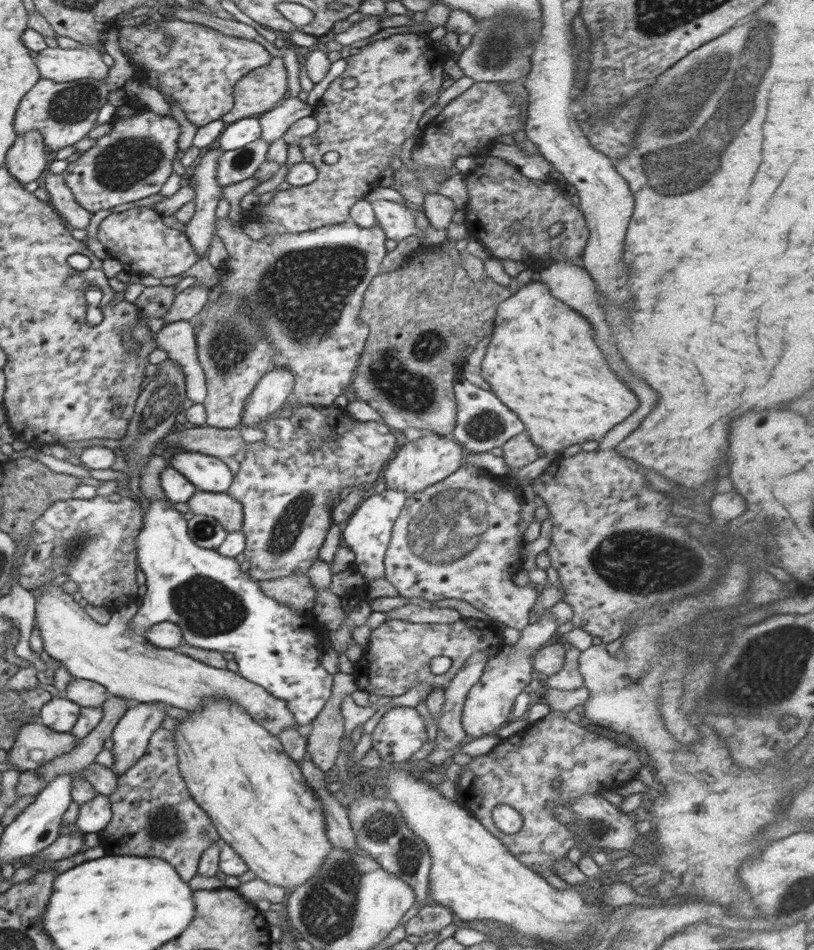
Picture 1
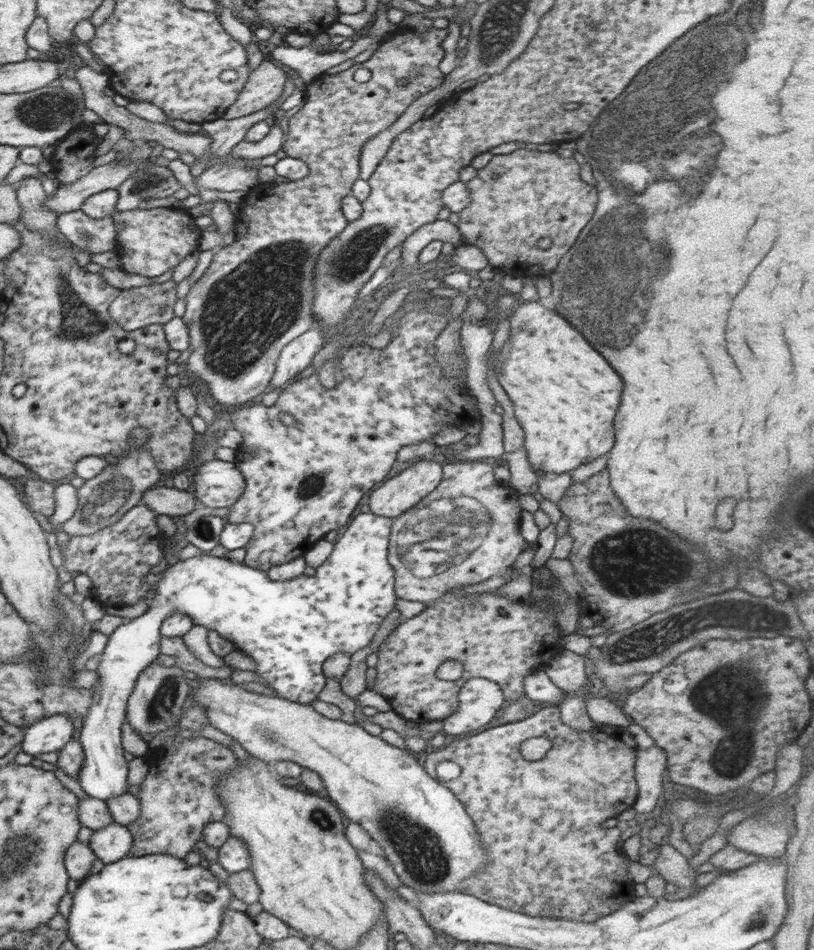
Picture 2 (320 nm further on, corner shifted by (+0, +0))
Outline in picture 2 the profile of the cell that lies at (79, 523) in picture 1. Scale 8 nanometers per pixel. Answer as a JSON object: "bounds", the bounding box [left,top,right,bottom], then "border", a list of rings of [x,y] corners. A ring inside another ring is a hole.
{"bounds":[59,503,164,606],"border":[[[140,503],[125,512],[116,524],[112,524],[108,528],[90,535],[70,537],[70,541],[64,547],[59,547],[64,554],[64,564],[61,570],[79,572],[89,576],[94,586],[94,598],[104,603],[104,605],[115,601],[123,601],[126,605],[134,606],[141,597],[149,596],[146,594],[149,590],[148,586],[141,582],[144,582],[149,569],[152,566],[158,566],[160,558],[162,558],[164,540],[160,536],[160,528],[157,526],[156,518],[157,514],[154,511]]]}

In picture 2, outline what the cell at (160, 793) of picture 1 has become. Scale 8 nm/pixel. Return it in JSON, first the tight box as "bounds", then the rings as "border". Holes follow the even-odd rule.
{"bounds":[127,737,238,860],"border":[[[194,737],[178,741],[165,741],[165,748],[148,752],[146,756],[150,764],[149,773],[139,786],[138,801],[141,805],[141,815],[127,827],[133,836],[130,857],[167,854],[184,860],[188,852],[195,850],[195,844],[201,839],[205,824],[223,821],[227,813],[220,798],[218,798],[218,781],[238,767],[237,757],[224,744]]]}

